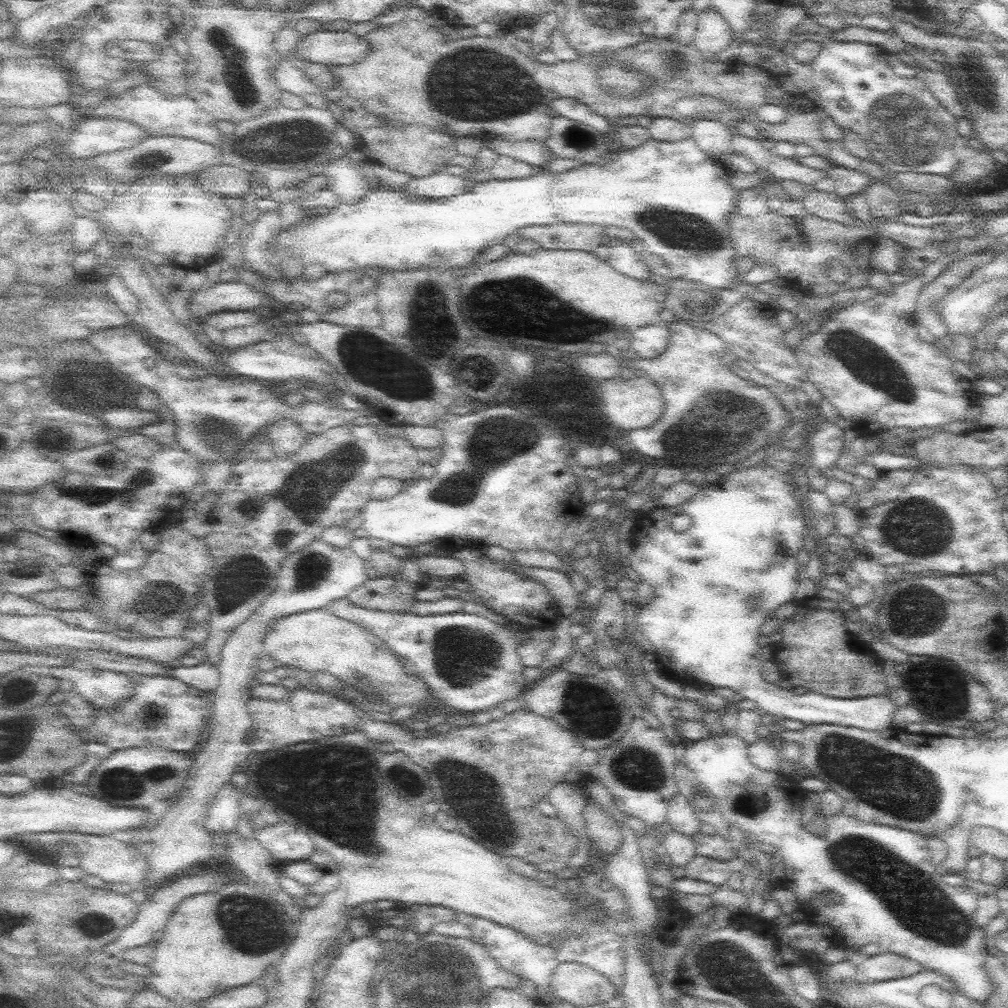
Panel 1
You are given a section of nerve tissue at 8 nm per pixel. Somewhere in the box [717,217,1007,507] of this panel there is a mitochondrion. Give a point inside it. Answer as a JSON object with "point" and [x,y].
{"point":[856,353]}

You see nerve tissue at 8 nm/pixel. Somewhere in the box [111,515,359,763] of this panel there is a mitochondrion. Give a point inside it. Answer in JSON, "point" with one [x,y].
{"point":[149,601]}

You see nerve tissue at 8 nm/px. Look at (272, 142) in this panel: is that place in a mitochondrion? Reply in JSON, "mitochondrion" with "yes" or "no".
{"mitochondrion":"yes"}

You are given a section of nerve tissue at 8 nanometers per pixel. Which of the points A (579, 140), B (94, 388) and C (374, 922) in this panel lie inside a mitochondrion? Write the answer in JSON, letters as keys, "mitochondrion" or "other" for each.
{"A":"mitochondrion","B":"mitochondrion","C":"other"}

